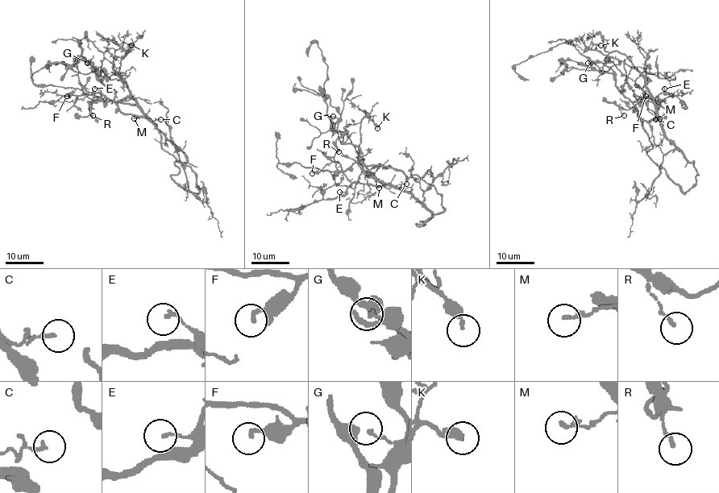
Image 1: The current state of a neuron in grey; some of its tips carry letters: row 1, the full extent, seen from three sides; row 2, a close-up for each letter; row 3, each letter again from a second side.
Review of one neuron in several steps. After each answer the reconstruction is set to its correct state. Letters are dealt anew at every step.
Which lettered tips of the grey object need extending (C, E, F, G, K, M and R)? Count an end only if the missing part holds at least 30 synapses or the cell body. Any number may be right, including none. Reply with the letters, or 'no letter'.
no letter

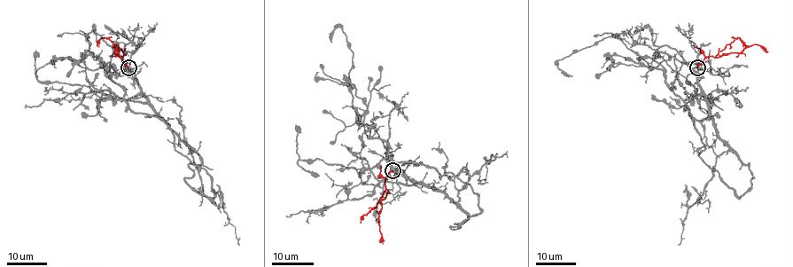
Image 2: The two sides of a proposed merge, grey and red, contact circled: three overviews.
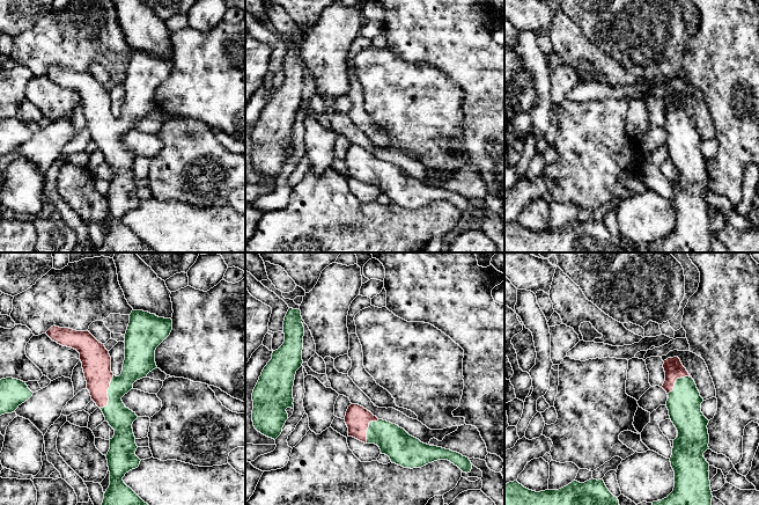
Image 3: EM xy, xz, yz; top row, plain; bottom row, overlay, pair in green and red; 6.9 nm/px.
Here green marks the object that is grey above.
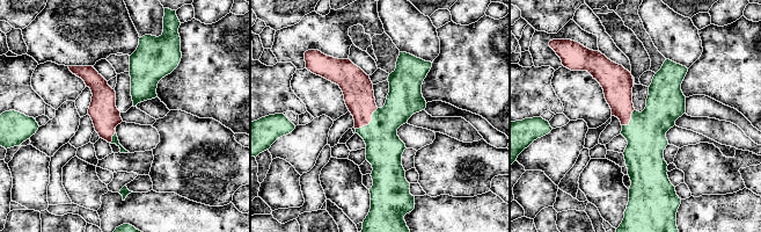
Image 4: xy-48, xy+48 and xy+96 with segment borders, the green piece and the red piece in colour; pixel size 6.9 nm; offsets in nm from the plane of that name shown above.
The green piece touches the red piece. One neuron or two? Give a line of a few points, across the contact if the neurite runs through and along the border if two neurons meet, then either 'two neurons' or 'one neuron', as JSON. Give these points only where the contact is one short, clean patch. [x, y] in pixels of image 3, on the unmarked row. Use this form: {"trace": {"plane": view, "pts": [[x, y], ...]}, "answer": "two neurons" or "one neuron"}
{"trace": {"plane": "xy", "pts": [[120, 159], [112, 148], [108, 134], [98, 117], [96, 102]]}, "answer": "one neuron"}

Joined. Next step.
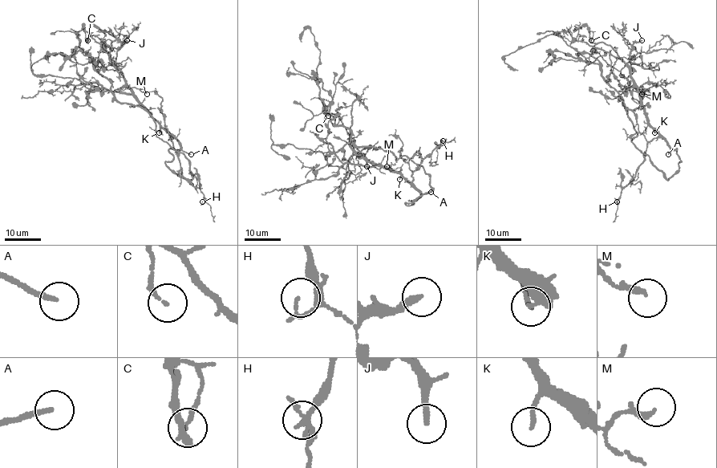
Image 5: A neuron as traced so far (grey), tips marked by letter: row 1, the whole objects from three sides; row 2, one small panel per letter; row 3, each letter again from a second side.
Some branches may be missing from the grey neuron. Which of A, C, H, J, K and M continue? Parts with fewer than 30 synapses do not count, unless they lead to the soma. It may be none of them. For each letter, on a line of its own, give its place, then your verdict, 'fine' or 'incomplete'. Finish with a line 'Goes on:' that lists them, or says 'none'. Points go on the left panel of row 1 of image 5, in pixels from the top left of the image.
A: (191, 154) | incomplete
C: (87, 40) | fine
H: (202, 201) | fine
J: (127, 40) | incomplete
K: (159, 132) | incomplete
M: (147, 94) | fine
Goes on: A, J, K

